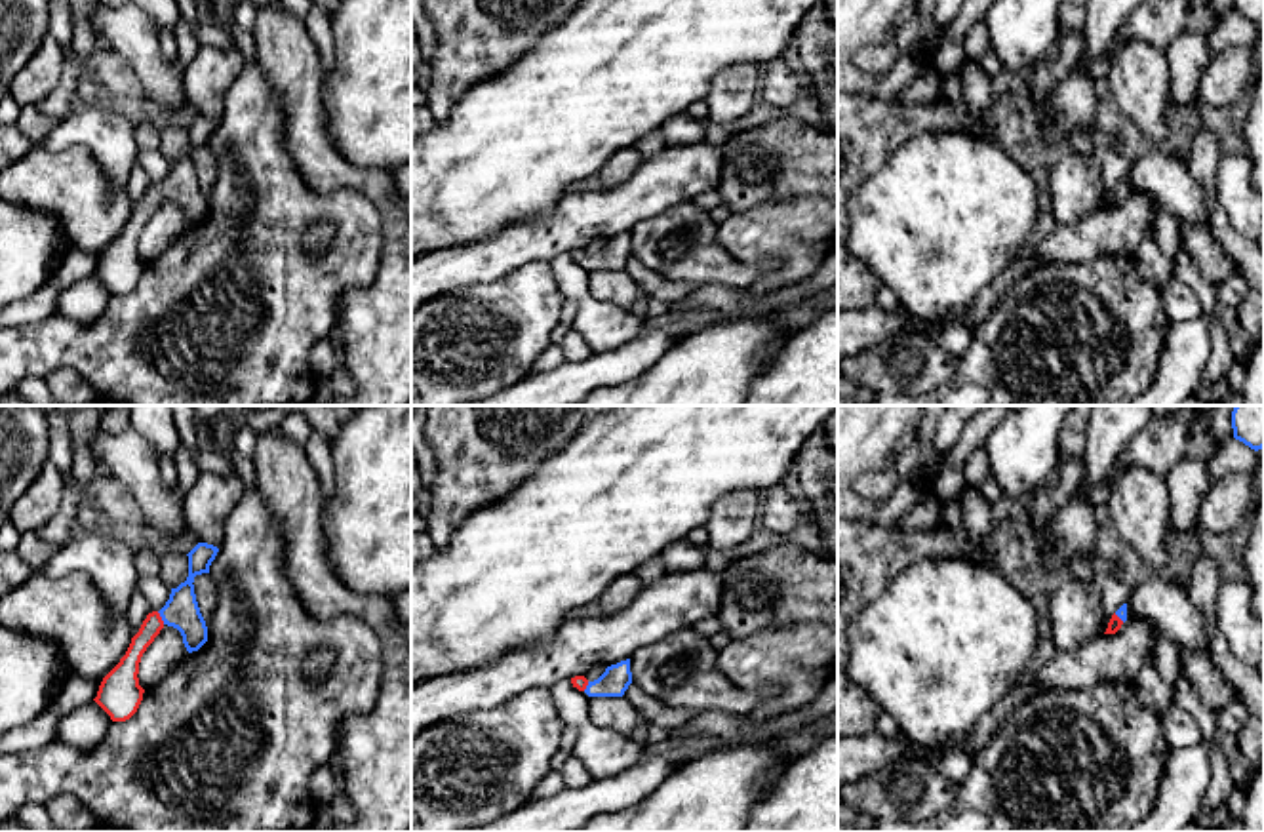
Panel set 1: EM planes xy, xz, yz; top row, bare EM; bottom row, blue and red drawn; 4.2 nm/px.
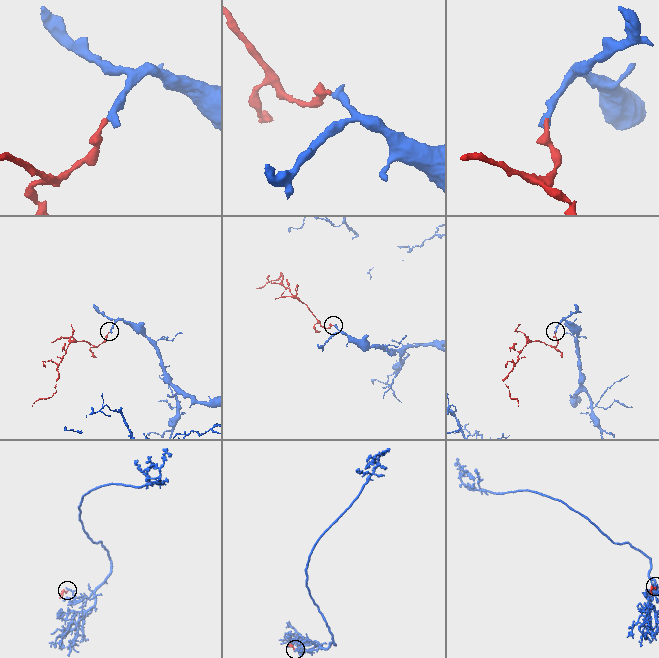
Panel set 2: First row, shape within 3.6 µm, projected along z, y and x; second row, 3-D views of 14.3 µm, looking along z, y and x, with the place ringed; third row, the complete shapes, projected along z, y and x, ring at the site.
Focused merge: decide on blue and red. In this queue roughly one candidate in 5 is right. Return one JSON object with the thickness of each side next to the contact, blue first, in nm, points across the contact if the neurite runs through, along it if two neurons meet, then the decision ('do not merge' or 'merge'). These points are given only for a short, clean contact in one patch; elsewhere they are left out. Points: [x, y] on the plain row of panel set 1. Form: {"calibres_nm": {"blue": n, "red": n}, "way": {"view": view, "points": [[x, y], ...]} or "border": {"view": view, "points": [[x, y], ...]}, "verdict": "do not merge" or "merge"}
{"calibres_nm": {"blue": 150, "red": 90}, "way": {"view": "xy", "points": [[181, 185], [160, 189], [151, 200]]}, "verdict": "merge"}

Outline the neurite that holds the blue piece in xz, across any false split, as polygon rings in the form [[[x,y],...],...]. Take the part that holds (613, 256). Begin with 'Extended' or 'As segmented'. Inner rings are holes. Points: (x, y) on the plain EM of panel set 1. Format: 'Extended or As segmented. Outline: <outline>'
Extended. Outline: [[[630,232],[607,240],[594,255],[588,255],[584,249],[575,249],[571,257],[588,270],[622,270],[632,257]]]

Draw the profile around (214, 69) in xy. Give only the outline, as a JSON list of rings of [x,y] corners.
[[[202,46],[185,69],[185,99],[200,116],[219,122],[225,110],[227,91],[244,67],[240,50]]]

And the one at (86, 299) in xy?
[[[91,274],[59,293],[55,301],[55,314],[89,322],[105,310],[110,295],[110,289],[95,274]]]

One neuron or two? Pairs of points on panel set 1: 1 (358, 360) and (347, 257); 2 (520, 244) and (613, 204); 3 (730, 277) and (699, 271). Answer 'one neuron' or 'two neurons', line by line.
1: two neurons
2: one neuron
3: one neuron

